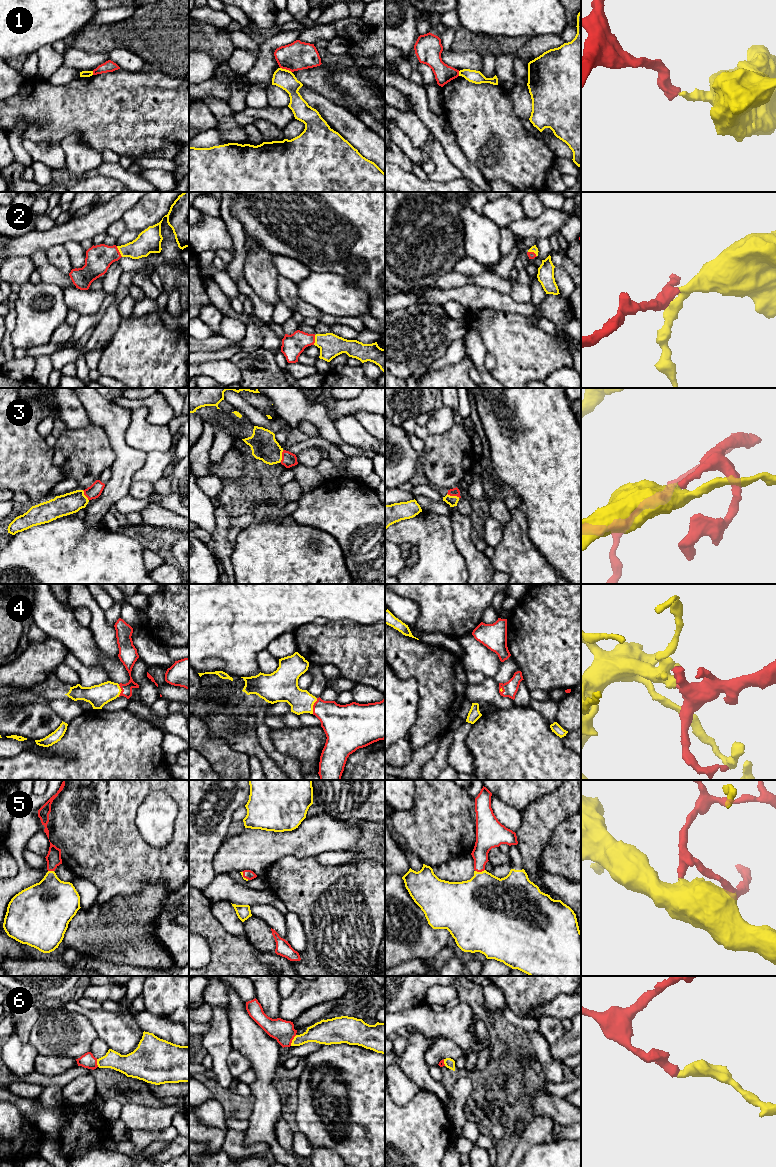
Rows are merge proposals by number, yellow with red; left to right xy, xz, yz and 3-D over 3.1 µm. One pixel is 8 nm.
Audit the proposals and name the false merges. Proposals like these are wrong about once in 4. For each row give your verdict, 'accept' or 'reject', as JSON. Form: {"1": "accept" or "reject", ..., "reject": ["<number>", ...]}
{"1": "reject", "2": "accept", "3": "accept", "4": "accept", "5": "accept", "6": "accept", "reject": ["1"]}

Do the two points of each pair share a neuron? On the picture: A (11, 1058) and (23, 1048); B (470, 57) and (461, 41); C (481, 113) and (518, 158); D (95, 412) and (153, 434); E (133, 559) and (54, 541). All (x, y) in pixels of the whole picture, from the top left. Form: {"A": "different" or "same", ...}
{"A": "same", "B": "different", "C": "same", "D": "different", "E": "same"}

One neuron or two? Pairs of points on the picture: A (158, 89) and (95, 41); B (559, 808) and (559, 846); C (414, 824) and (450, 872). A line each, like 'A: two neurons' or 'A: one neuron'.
A: two neurons
B: two neurons
C: two neurons

